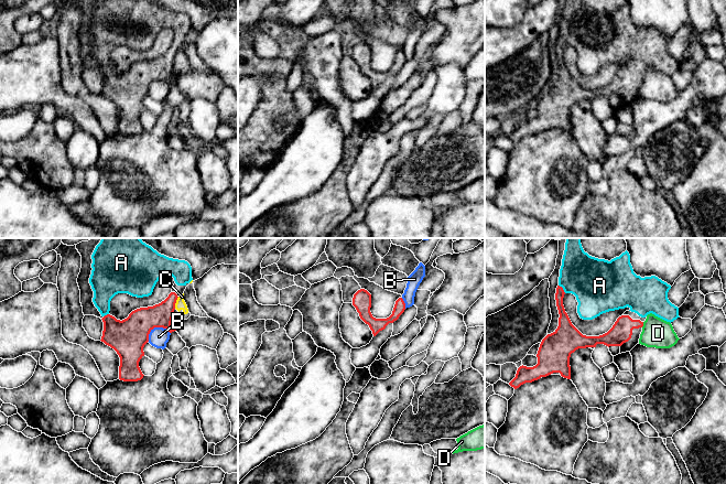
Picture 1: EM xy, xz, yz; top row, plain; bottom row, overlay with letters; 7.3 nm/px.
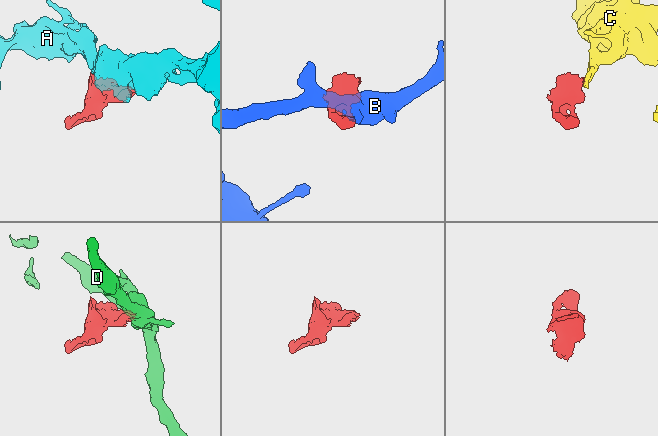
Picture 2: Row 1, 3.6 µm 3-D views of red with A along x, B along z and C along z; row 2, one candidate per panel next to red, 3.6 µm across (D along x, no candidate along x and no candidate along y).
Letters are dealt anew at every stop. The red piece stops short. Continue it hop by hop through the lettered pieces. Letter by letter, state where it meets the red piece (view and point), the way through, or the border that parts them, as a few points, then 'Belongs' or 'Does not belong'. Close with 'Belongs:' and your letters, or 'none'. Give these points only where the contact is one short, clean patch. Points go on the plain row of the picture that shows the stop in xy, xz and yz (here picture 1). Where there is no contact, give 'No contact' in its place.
A: Touches red at yz (562, 42). Belongs
B: Touches red at xy (155, 79). Does not belong
C: Touches red at xy (175, 55). Boundary: xy (179, 50), (174, 61). Does not belong
D: Touches red at yz (642, 77). Boundary: yz (643, 75), (641, 79). Does not belong
Belongs: A

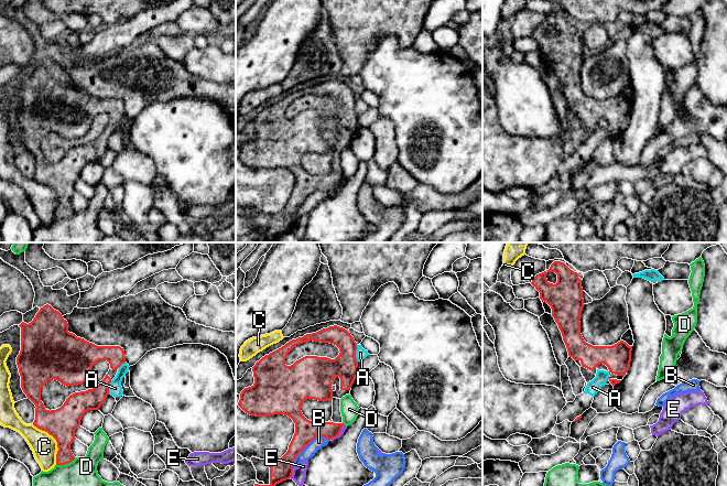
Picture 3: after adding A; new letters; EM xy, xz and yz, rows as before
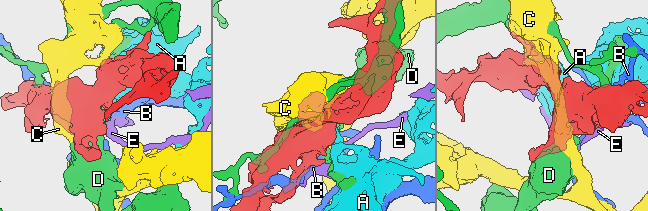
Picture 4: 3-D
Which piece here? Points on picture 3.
A: Touches red at xz (355, 107). Boundary: xz (356, 98), (357, 115). Does not belong
B: Touches red at xz (307, 197). Does not belong
C: Touches red at xy (56, 194). Boundary: xy (32, 177), (46, 184), (55, 193), (57, 201), (56, 217). Does not belong
D: Touches red at xy (65, 216). Does not belong
E: Touches red at xz (339, 185). Does not belong
Belongs: none

